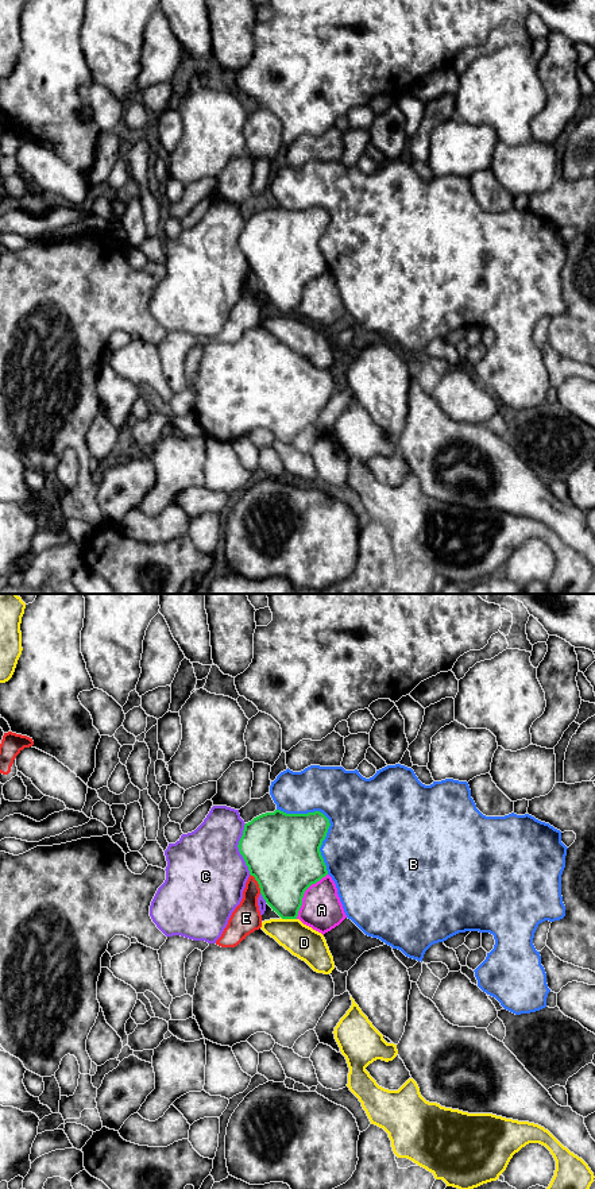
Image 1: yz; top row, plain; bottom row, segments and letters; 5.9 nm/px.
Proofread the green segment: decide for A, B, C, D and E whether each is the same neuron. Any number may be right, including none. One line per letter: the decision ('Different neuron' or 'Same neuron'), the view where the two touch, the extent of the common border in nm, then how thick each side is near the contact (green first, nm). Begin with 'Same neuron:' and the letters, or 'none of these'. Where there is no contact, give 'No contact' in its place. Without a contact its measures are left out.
Same neuron: A
A: Same neuron. Touches green in yz. Shared border 320 nm. Thickness 440 nm (green) against 240 nm
B: Different neuron. Touches green in yz. Shared border 500 nm. Thickness 340 nm (green) against 480 nm
C: Different neuron. Touches green in yz. Shared border 300 nm. Thickness 440 nm (green) against 480 nm
D: Different neuron. Touches green in yz. Shared border 100 nm. Thickness 300 nm (green) against 190 nm
E: Different neuron. Touches green in yz. Shared border 140 nm. Thickness 440 nm (green) against 170 nm

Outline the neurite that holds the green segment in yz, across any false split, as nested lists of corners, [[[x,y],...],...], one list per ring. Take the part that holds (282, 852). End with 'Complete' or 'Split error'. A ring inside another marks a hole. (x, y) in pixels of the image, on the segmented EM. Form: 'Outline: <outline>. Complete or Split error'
Outline: [[[275,810],[246,823],[237,845],[250,875],[258,881],[260,893],[273,911],[282,919],[300,919],[322,935],[347,918],[320,852],[329,826],[329,819],[320,811],[286,814]]]. Split error

